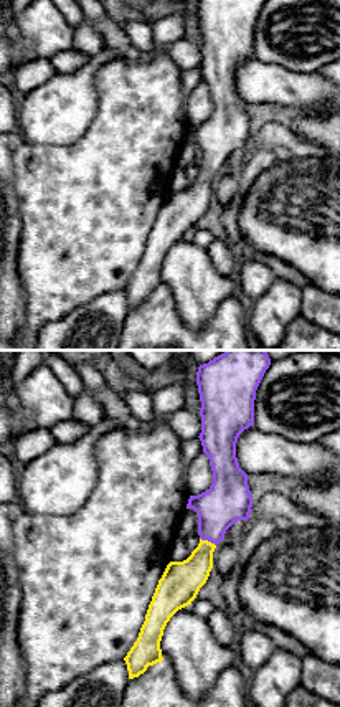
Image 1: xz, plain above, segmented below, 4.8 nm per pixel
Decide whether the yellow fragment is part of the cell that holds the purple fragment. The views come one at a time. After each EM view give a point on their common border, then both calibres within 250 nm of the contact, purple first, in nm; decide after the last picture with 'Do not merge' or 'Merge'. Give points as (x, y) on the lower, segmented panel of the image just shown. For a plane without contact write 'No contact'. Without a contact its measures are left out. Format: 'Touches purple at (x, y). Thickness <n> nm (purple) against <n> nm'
Touches purple at (208, 540). Thickness 220 nm (purple) against 190 nm

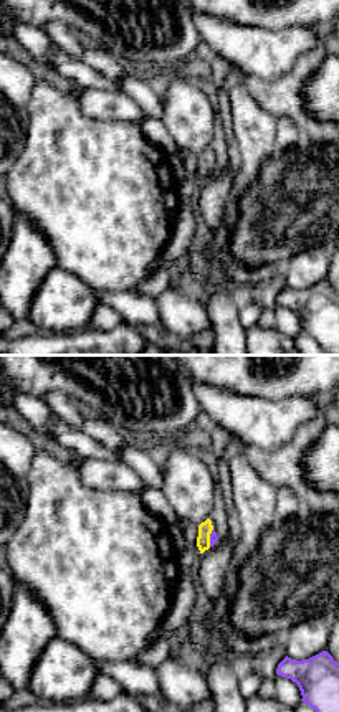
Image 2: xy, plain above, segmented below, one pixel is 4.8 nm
Touches purple at (210, 537). Thickness 50 nm (purple) against 70 nm

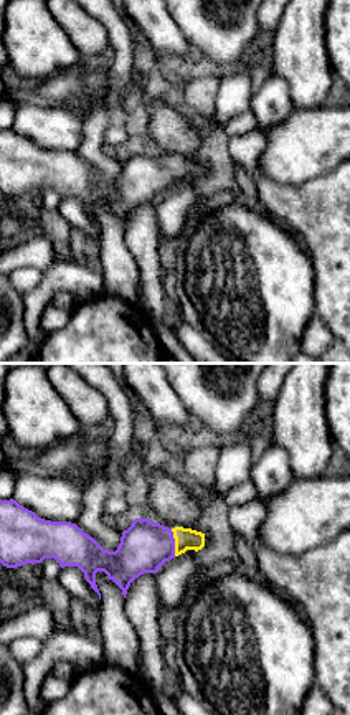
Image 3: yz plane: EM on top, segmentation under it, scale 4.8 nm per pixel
Touches purple at (174, 542). Thickness 240 nm (purple) against 110 nm

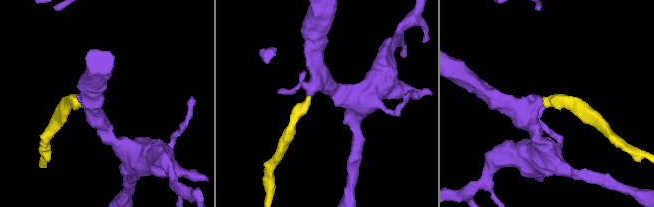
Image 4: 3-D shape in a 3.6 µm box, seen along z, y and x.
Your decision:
Merge

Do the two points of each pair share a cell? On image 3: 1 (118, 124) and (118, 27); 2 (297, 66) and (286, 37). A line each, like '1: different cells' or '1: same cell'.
1: different cells
2: same cell

